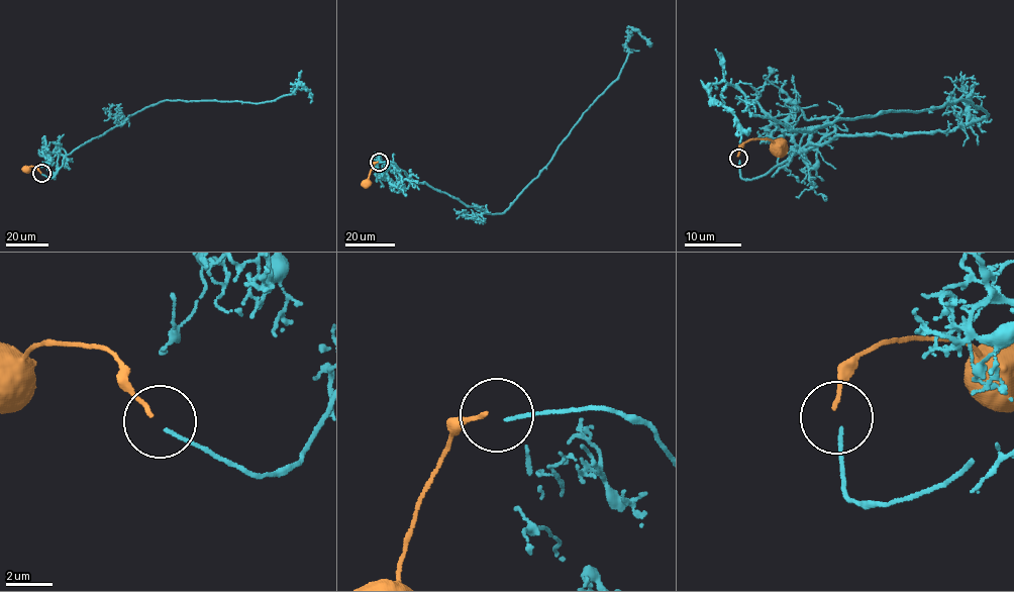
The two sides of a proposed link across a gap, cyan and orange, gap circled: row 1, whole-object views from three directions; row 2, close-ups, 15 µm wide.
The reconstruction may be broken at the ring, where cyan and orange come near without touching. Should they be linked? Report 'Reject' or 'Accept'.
Reject

